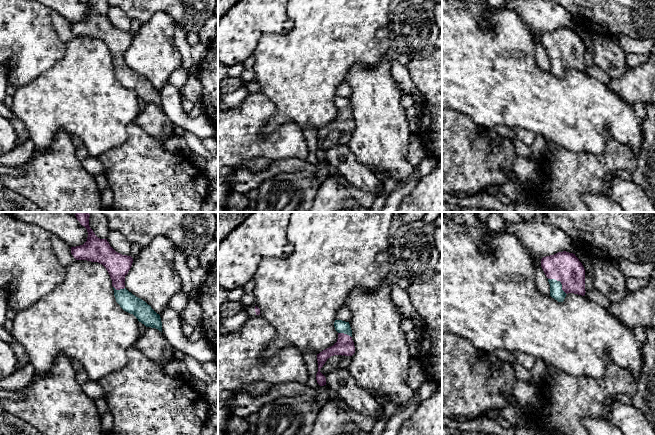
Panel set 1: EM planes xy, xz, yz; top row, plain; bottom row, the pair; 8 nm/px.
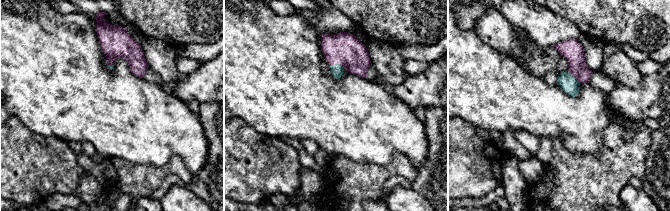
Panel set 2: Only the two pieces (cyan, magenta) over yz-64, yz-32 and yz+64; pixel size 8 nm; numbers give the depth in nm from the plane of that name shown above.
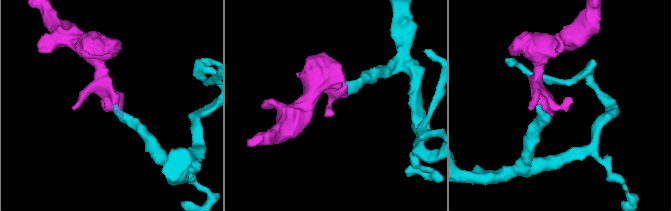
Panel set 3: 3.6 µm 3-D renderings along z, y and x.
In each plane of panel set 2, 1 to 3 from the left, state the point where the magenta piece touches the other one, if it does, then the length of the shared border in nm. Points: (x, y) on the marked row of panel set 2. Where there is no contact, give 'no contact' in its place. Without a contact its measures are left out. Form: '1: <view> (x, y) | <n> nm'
1: yz-64 (109, 65) | 40 nm
2: yz-32 (338, 64) | 130 nm
3: yz+64 (574, 77) | 140 nm

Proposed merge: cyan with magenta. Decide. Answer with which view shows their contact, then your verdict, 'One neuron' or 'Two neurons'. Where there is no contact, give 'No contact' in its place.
Touches cyan in yz. One neuron

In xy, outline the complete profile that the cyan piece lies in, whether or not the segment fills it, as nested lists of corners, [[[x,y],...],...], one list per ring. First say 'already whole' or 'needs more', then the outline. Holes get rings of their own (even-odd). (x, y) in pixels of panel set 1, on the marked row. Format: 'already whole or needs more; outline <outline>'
needs more; outline [[[76,212],[77,220],[87,229],[87,241],[80,246],[71,247],[71,254],[76,260],[87,260],[102,264],[112,280],[114,296],[120,307],[133,314],[146,327],[162,332],[162,322],[150,305],[136,297],[125,288],[125,276],[128,274],[133,258],[116,252],[107,239],[98,238],[89,226],[89,212]]]

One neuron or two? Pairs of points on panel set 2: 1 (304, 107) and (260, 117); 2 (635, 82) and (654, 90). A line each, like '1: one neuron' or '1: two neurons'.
1: one neuron
2: two neurons

